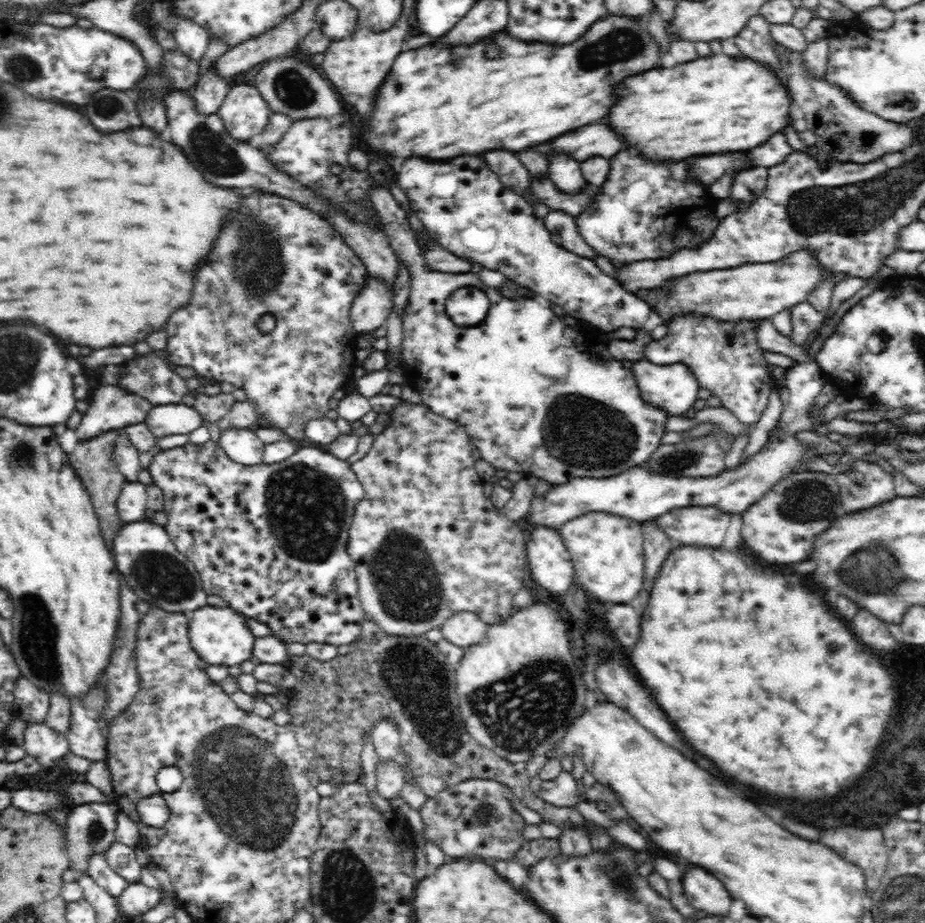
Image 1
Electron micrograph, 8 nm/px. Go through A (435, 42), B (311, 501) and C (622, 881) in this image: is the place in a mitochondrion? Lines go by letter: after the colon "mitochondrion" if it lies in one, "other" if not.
A: other
B: mitochondrion
C: mitochondrion

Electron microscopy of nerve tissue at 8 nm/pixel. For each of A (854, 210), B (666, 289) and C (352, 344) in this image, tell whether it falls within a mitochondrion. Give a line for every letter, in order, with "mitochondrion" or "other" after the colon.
A: mitochondrion
B: other
C: other

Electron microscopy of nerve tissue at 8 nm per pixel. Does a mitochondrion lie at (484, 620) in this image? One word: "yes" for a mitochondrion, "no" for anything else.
no

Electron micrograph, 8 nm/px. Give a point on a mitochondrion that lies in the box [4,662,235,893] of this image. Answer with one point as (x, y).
(96, 832)

